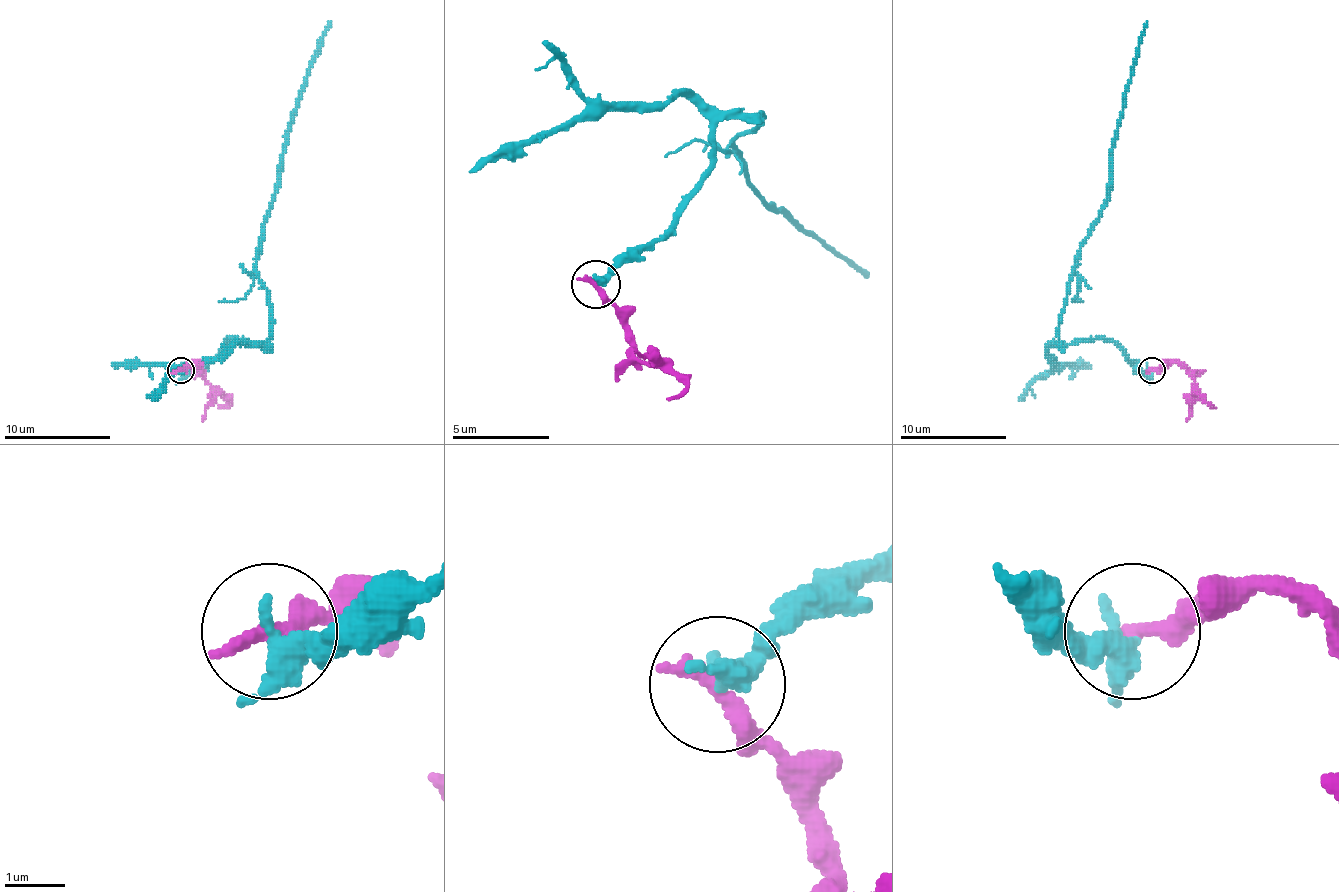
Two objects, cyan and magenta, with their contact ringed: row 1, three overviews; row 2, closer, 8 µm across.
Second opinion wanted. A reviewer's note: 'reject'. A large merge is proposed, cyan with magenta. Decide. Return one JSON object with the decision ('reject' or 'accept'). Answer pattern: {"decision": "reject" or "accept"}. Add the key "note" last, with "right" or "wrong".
{"decision": "reject", "note": "right"}

